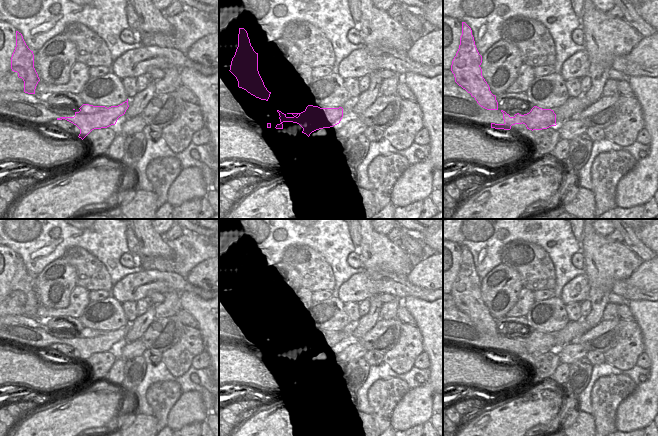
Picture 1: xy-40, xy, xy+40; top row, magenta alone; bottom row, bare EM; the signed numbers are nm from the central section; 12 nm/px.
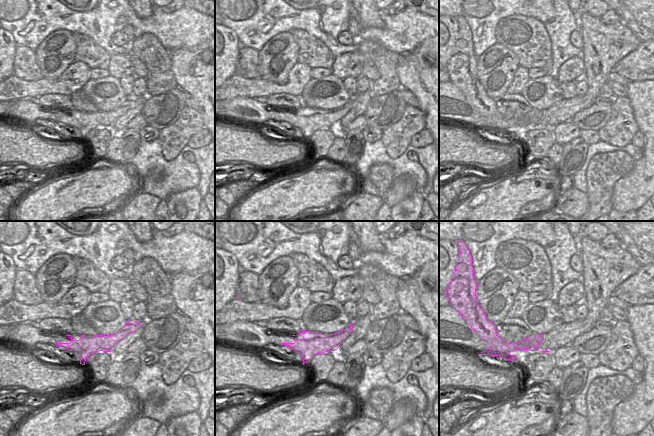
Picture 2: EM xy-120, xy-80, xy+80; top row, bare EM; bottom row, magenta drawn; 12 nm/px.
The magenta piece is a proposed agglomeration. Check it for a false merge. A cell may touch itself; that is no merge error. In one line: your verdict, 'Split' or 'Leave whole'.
Split

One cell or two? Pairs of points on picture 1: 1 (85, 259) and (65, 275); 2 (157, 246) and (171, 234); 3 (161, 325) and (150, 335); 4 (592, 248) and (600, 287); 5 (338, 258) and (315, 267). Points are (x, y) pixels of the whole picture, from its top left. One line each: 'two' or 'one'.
1: two
2: two
3: one
4: one
5: two

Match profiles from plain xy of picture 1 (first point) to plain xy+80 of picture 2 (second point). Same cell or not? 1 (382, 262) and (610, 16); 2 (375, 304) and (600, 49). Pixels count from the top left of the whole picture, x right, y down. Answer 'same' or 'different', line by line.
1: different
2: same

